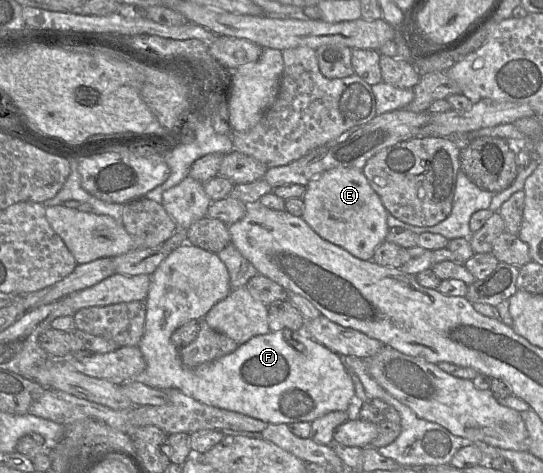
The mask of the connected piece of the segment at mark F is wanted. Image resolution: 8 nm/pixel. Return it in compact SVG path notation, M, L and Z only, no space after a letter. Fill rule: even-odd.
M187 243L173 251L166 251L165 259L151 276L150 288L145 299L145 329L138 348L143 354L146 368L136 380L161 390L178 389L203 404L235 411L273 424L312 422L329 412L346 411L355 401L355 387L344 365L343 356L310 338L305 332L270 331L252 337L239 345L234 352L213 362L194 368L183 364L179 349L171 341L171 335L182 324L203 319L210 309L230 292L229 272L216 253ZM290 340L300 342L303 351L295 349Z

